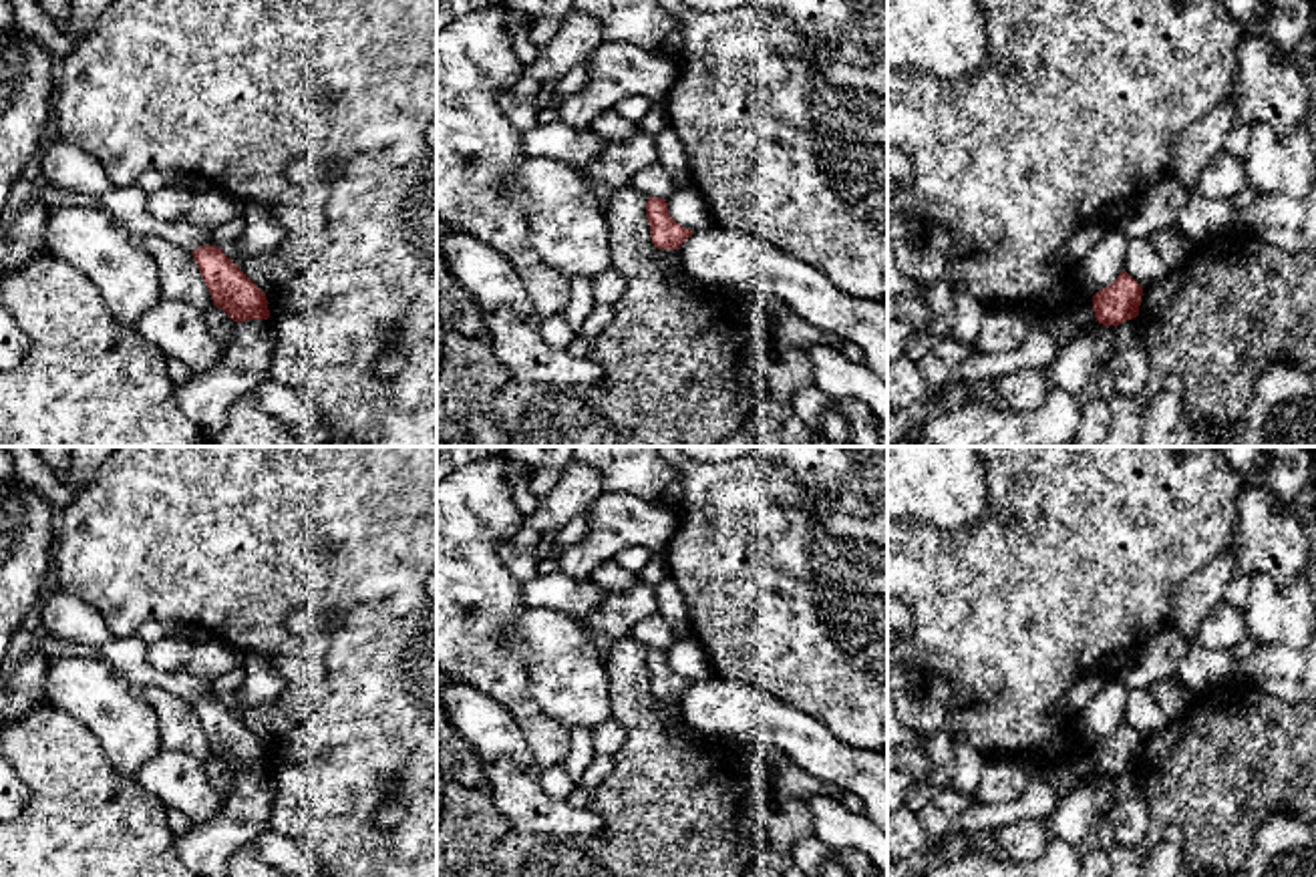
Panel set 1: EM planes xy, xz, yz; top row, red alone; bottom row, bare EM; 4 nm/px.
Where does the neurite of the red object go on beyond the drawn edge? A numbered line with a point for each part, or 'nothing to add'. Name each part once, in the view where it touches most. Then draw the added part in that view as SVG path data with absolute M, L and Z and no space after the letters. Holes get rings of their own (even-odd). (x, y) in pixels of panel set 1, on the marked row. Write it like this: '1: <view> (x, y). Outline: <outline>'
nothing to add

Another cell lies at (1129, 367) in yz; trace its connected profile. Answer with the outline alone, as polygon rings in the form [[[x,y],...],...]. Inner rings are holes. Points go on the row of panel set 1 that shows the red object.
[[[1139,318],[1117,326],[1113,356],[1107,364],[1115,378],[1117,394],[1137,396],[1149,384],[1149,360],[1141,338]]]

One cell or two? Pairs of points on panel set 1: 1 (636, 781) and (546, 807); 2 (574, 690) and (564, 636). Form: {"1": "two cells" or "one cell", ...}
{"1": "two cells", "2": "one cell"}

